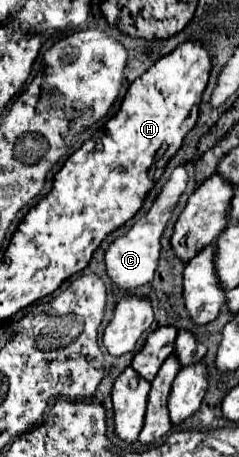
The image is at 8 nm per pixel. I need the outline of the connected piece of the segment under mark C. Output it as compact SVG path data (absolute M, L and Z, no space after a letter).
M178 166L174 168L170 180L162 186L162 190L158 192L158 196L154 198L150 210L120 238L116 238L110 248L104 254L104 264L106 264L106 274L112 280L112 284L116 284L120 290L132 290L138 286L144 286L152 280L154 270L158 266L158 256L160 256L160 236L164 232L164 226L170 218L172 208L176 206L180 194L186 190L188 184L188 172Z

